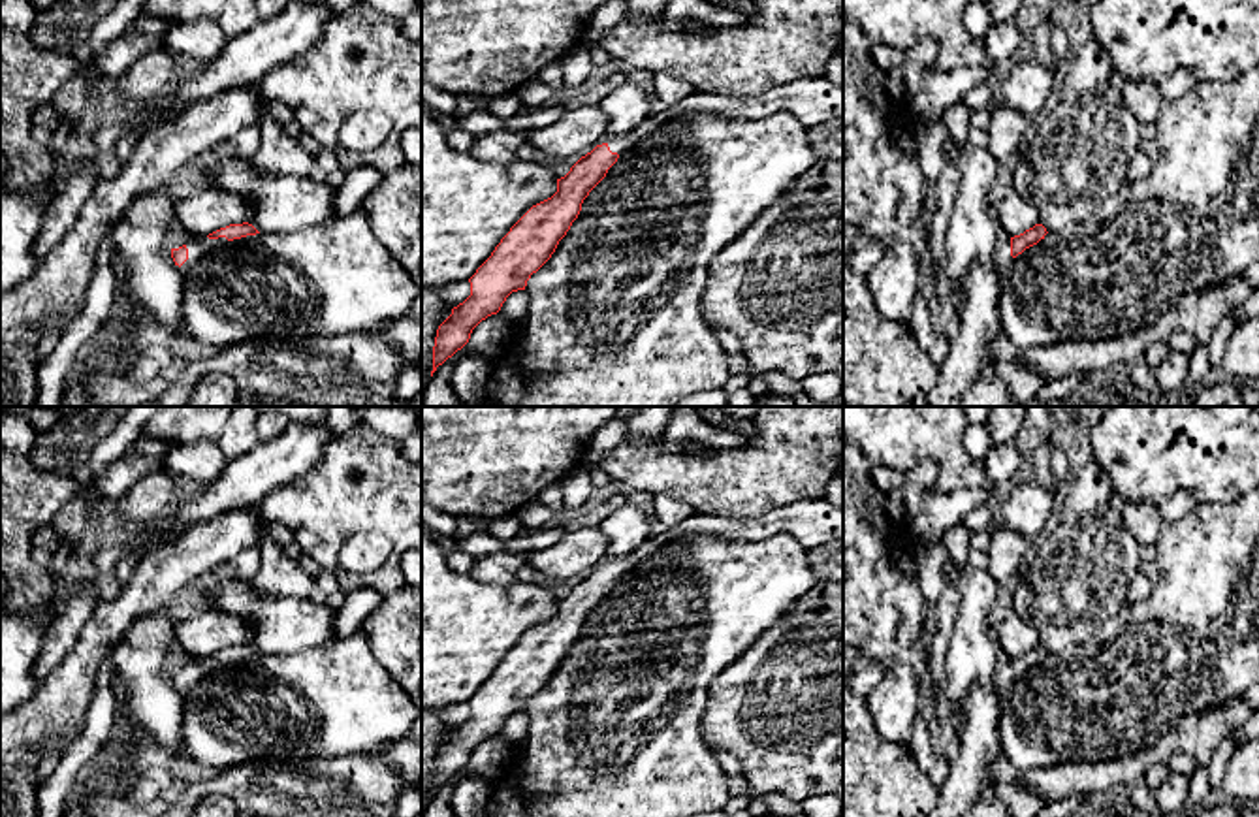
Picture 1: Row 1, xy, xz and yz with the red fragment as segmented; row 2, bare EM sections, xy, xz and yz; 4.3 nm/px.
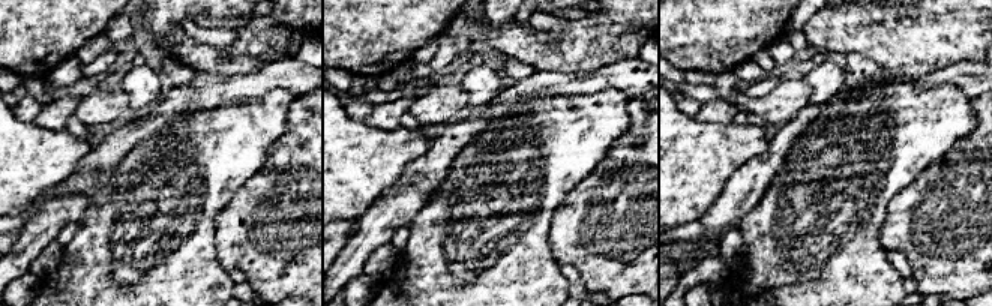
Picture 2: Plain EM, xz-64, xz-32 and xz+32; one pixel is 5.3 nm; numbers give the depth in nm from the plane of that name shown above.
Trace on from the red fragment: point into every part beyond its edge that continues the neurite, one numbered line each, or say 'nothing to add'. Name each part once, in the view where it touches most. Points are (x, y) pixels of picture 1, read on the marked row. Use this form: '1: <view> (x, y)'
1: xz (618, 144)

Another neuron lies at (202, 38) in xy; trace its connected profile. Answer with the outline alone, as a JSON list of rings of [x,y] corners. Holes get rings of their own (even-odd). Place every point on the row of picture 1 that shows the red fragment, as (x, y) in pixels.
[[[196,19],[171,26],[164,43],[173,51],[181,51],[203,64],[209,64],[224,49],[226,36],[222,34],[218,21]]]

